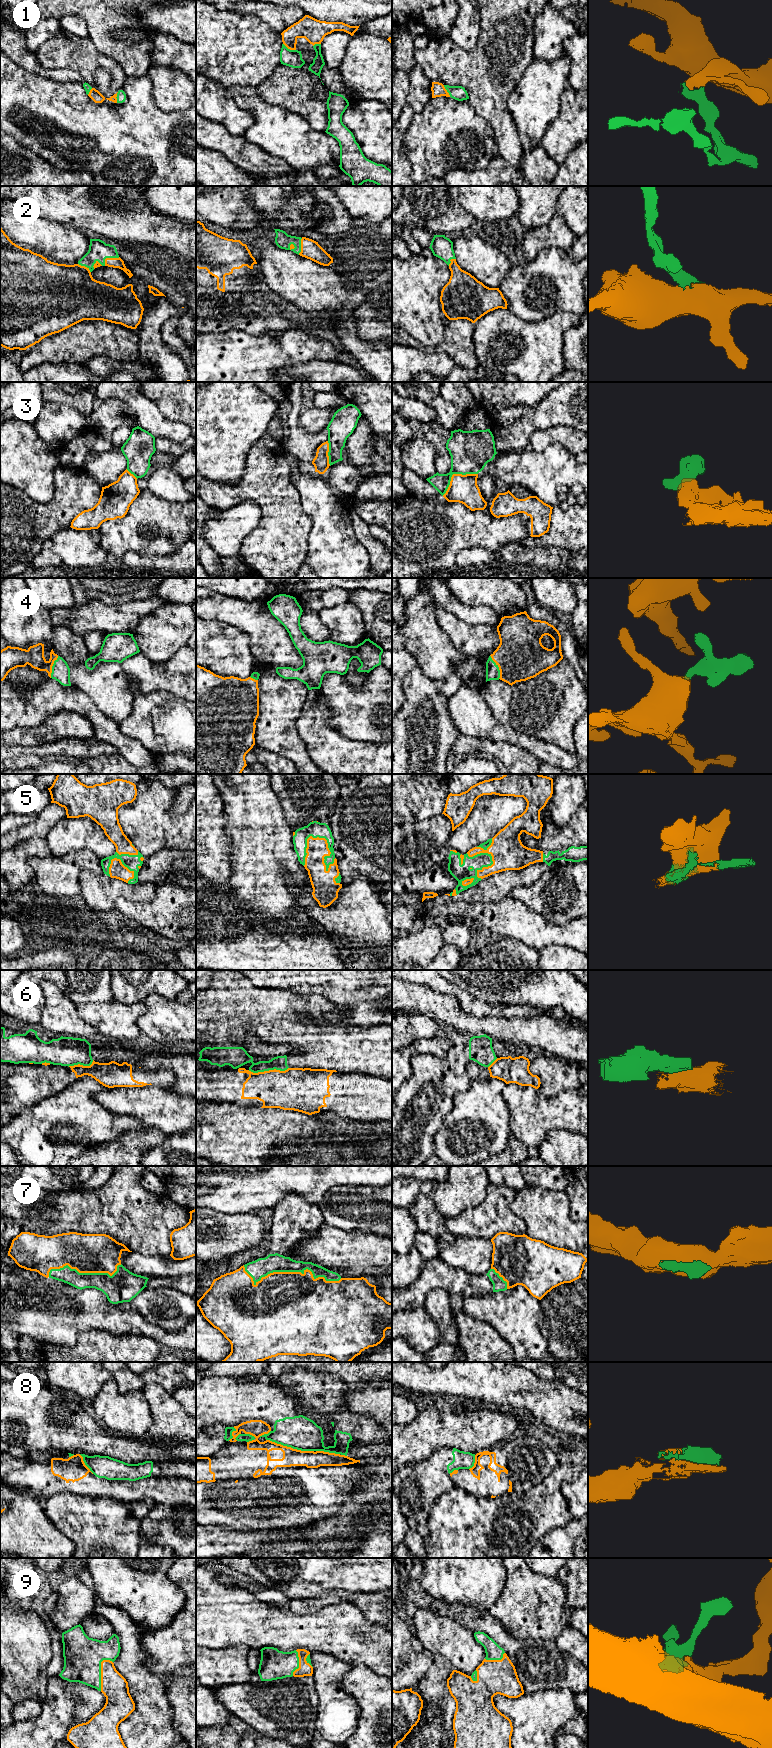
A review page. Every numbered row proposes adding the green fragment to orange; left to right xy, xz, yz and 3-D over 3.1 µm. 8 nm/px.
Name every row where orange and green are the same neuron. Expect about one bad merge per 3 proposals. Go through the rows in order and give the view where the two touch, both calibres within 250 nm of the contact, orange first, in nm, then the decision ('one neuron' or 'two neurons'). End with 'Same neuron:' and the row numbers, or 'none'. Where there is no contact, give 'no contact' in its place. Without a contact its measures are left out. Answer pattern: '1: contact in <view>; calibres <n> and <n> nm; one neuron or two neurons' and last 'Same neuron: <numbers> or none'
1: contact in xz; calibres 190 and 140 nm; one neuron
2: contact in xy; calibres 80 and 160 nm; one neuron
3: contact in yz; calibres 220 and 320 nm; two neurons
4: contact in yz; calibres 380 and 110 nm; one neuron
5: contact in xz; calibres 180 and 130 nm; one neuron
6: contact in xz; calibres 340 and 120 nm; two neurons
7: contact in xz; calibres 500 and 150 nm; one neuron
8: contact in xz; calibres 140 and 280 nm; two neurons
9: contact in xy; calibres 220 and 300 nm; one neuron
Same neuron: 1, 2, 4, 5, 7, 9

